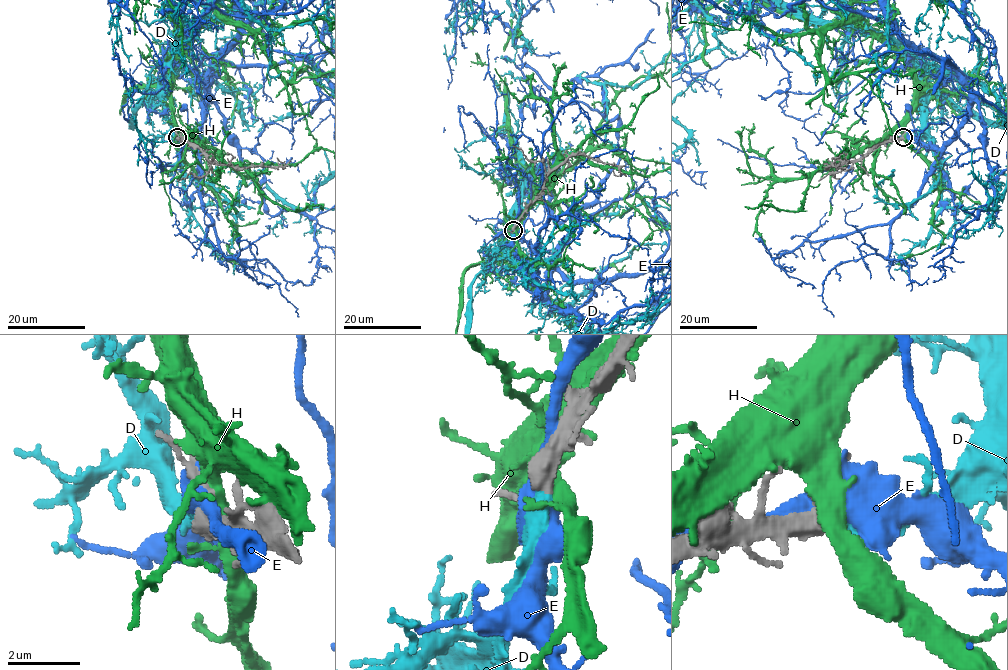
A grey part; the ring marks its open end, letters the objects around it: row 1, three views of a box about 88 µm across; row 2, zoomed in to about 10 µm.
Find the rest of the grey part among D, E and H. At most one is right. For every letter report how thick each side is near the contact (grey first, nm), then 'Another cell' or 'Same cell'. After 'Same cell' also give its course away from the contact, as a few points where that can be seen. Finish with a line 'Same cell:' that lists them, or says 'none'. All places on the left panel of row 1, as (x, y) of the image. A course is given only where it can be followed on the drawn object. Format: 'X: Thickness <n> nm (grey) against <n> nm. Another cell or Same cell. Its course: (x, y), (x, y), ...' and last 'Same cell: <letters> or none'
D: Thickness 440 nm (grey) against 400 nm. Same cell
E: Thickness 500 nm (grey) against 460 nm. Another cell
H: Thickness 400 nm (grey) against 480 nm. Another cell
Same cell: D

